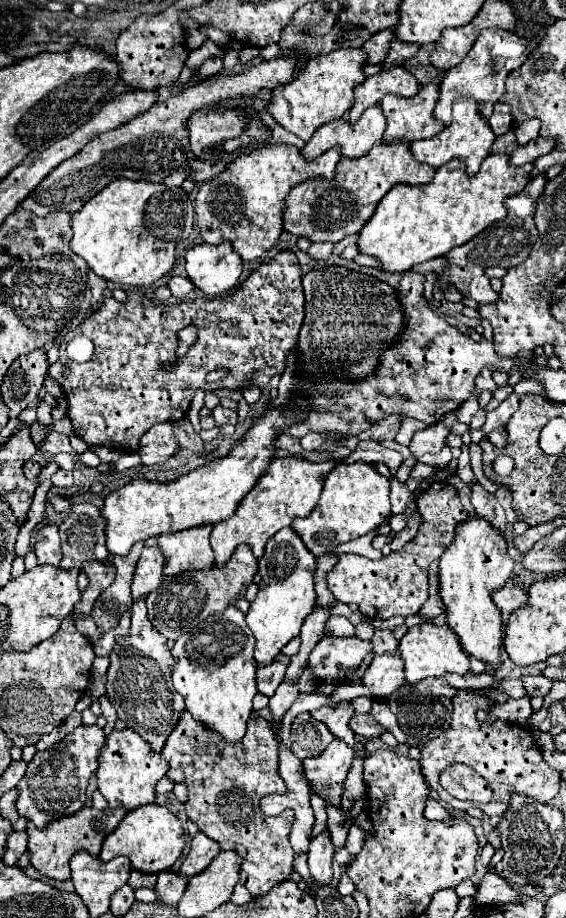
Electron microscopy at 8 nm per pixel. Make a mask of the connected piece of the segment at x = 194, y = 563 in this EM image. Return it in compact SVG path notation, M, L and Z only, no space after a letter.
M212 526L190 528L158 538L158 548L164 554L164 576L176 576L186 570L208 570L214 566L214 552L210 548Z

